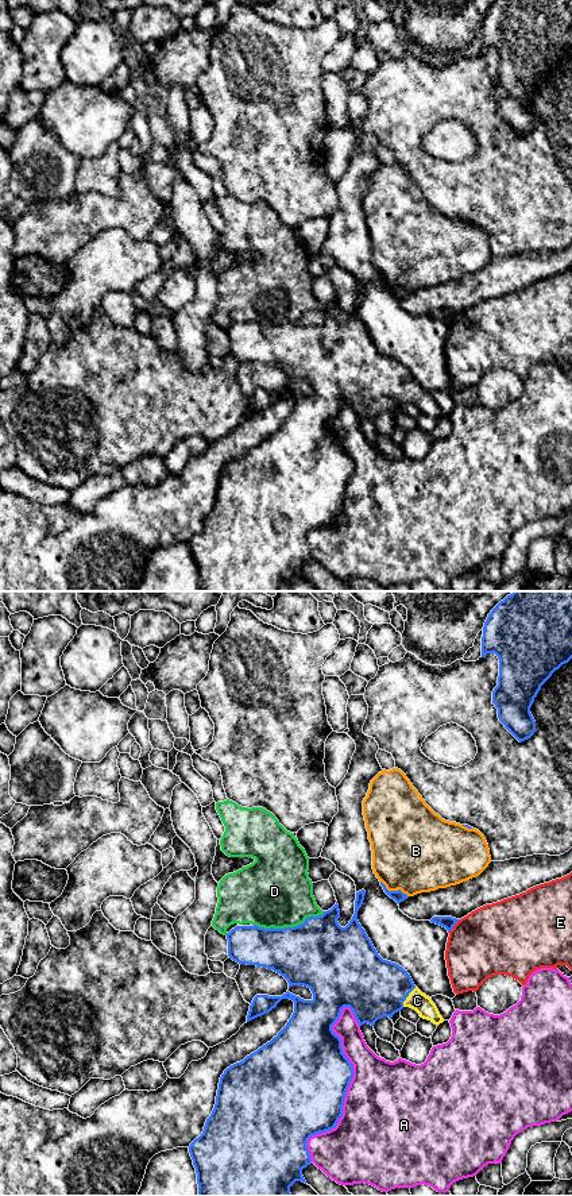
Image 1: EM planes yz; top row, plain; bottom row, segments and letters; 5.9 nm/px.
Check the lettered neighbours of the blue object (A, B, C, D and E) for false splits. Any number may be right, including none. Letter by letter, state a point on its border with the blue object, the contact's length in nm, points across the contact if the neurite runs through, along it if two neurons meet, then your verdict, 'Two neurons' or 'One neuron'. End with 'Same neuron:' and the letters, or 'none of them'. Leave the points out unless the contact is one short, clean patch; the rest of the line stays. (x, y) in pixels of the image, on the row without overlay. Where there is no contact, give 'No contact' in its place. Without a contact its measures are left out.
A: Touches blue at yz (347, 483). Shared border 950 nm. Two neurons
B: Touches blue at yz (394, 286). Shared border 190 nm. Two neurons
C: Touches blue at yz (408, 390). Shared border 150 nm. Path across: yz (371, 382), (393, 384), (408, 390), (417, 396). One neuron
D: Touches blue at yz (289, 323). Shared border 440 nm. Two neurons
E: Touches blue at yz (455, 319). Shared border 110 nm. Two neurons
Same neuron: C

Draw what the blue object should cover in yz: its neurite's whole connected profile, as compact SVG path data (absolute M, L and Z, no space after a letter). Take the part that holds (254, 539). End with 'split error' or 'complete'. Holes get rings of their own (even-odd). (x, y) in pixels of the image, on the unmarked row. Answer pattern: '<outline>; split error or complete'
M364 285L356 288L355 309L345 323L337 317L340 305L336 297L322 310L309 312L294 323L236 321L227 329L229 354L239 359L273 364L287 375L289 383L308 382L313 394L304 396L289 386L282 391L256 390L254 393L247 417L270 408L282 394L294 397L294 408L277 432L221 470L214 504L205 517L202 529L189 541L197 568L198 591L291 591L290 582L295 576L306 579L302 564L312 559L306 537L312 531L336 522L353 472L353 460L343 448L340 432L332 425L344 402L352 405L359 421L364 418L374 421L383 412L391 414L403 402L416 405L421 413L437 421L444 417L436 400L414 381L407 366L378 350L358 316L364 290Z; split error

